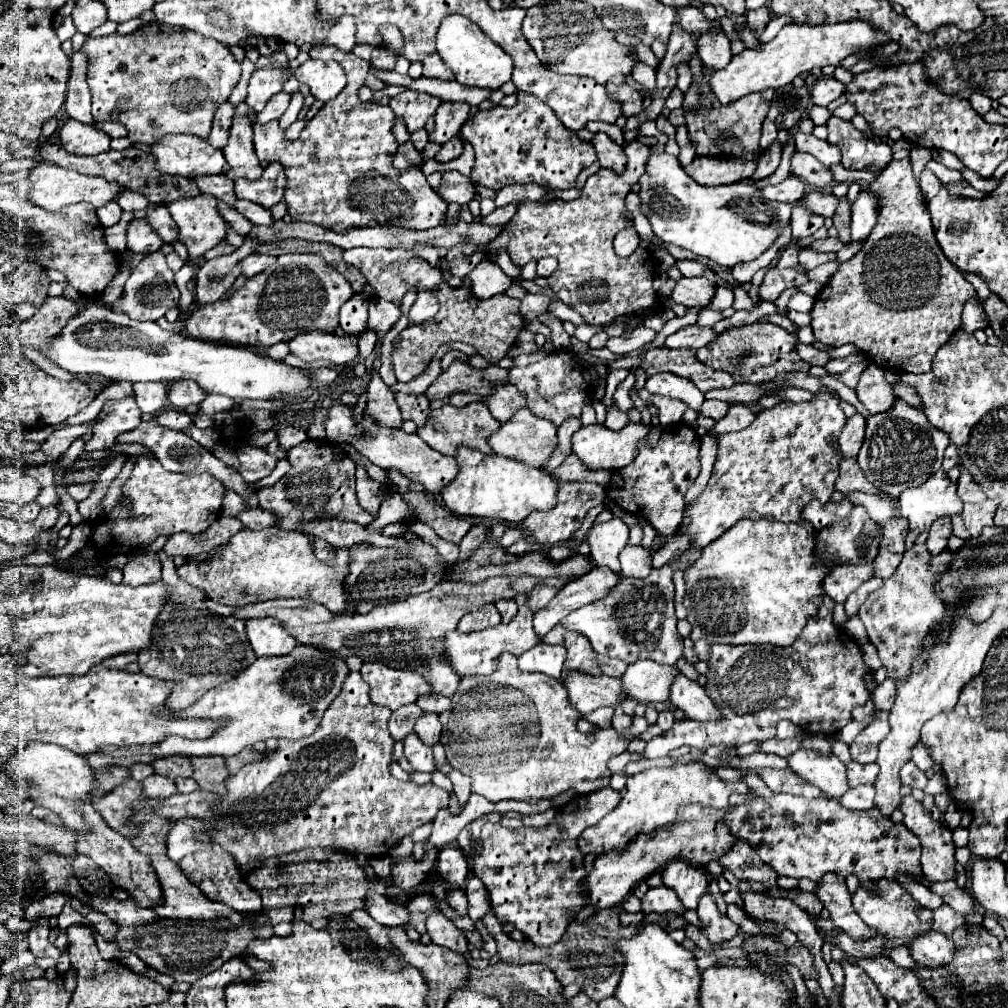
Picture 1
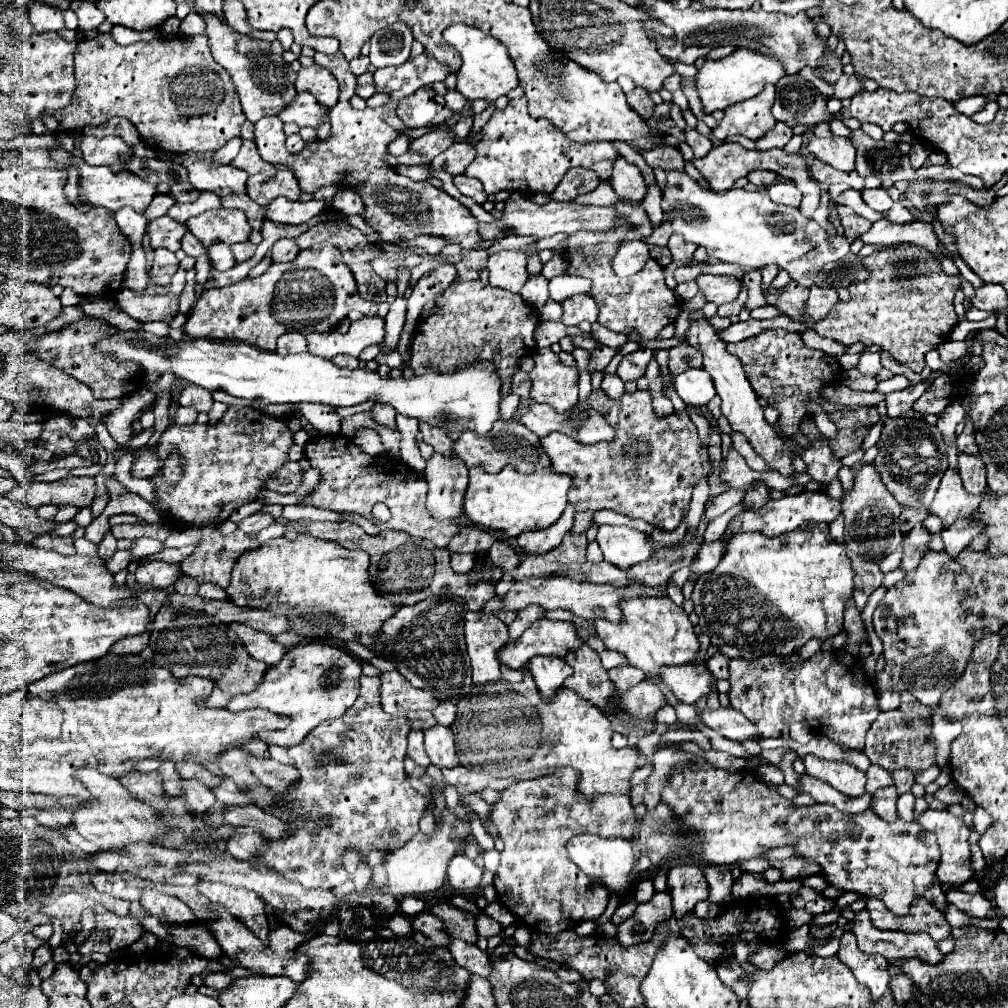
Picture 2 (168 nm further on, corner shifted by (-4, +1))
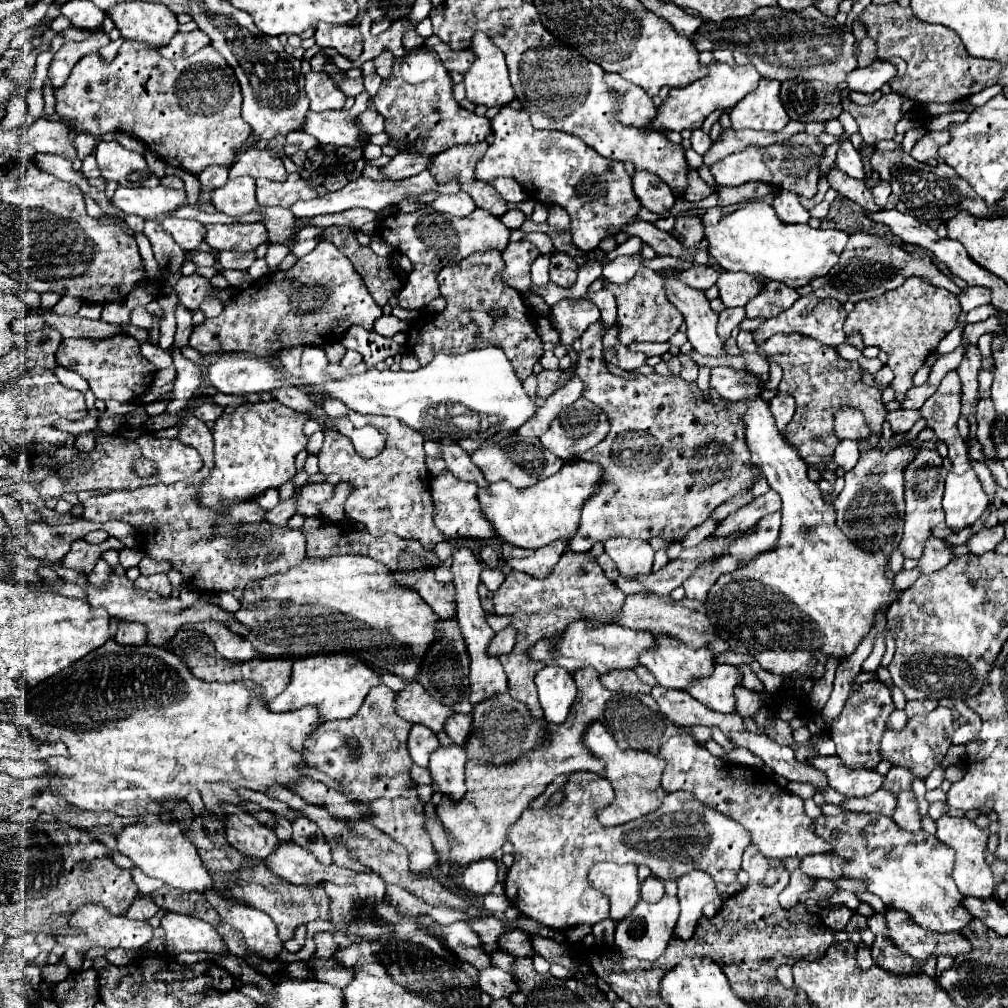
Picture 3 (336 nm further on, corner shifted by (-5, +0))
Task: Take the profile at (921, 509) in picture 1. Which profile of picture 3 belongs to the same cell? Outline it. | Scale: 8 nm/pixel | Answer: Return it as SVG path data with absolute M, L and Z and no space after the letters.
M954 471L948 473L942 507L946 513L946 525L954 533L980 519L988 503L990 499L986 497L974 471L966 471L962 475L956 475Z

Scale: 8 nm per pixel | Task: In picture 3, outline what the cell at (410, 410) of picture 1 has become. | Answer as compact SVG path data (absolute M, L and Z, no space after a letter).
M460 445L440 447L440 451L450 473L454 473L462 481L474 481L480 487L488 487L488 481L482 477L482 471L472 463L470 455Z

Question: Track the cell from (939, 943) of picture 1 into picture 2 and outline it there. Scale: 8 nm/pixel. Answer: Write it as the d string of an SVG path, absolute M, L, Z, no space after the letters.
M867 910L855 914L853 934L857 936L859 950L865 954L881 954L887 960L919 958L928 964L937 964L943 960L943 954L937 944L933 945L931 936L877 930Z

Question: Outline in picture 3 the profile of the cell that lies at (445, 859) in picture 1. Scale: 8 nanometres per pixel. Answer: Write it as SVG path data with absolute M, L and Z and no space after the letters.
M486 857L482 861L474 861L474 865L468 865L462 869L462 885L476 895L486 895L498 881L498 867L494 859Z

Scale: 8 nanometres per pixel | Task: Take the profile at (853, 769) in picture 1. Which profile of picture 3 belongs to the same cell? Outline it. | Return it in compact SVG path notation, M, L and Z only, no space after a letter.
M892 767L882 783L882 789L890 791L890 793L898 793L898 791L908 791L910 783L912 783L914 775L906 769L906 767Z

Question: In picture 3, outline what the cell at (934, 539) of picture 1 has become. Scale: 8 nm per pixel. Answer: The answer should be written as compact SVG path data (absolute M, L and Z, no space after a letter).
M998 523L996 527L984 527L984 529L980 529L978 533L974 533L970 539L968 539L968 543L966 543L966 547L968 547L968 551L972 553L972 555L982 555L982 553L986 553L986 551L994 551L994 547L1000 543L1004 539L1004 527Z

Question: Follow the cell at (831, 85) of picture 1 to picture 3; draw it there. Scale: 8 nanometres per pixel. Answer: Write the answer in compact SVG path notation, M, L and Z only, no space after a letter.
M874 61L872 65L864 69L854 69L846 75L846 83L850 91L860 91L860 93L874 93L878 91L884 83L888 83L896 73L896 67L888 61Z

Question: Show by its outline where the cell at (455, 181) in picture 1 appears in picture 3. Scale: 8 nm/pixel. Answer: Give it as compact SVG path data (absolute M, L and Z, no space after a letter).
M484 181L464 183L462 191L468 193L476 201L476 207L486 209L494 217L500 217L500 215L504 215L508 211L506 209L506 201L498 195L498 191L490 183L484 183Z

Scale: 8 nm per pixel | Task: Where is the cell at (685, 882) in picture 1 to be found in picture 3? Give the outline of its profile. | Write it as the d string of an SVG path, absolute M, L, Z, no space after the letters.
M690 871L676 879L678 883L678 899L680 899L680 917L674 933L680 939L690 939L694 925L702 917L702 909L706 903L714 903L720 907L724 895L716 889L716 883L706 871Z

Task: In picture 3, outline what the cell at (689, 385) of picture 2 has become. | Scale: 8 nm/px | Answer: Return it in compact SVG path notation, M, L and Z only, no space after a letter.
M714 367L710 371L710 389L714 389L720 397L728 399L728 401L740 401L744 397L756 397L762 391L762 383L756 377L750 377L746 371L742 371L742 377L748 381L746 387L738 385L740 373L736 373L734 369L726 369L726 367Z

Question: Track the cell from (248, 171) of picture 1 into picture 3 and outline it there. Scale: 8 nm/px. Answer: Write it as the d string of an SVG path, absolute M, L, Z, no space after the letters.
M248 147L244 153L240 153L234 161L234 165L230 167L230 179L240 177L240 175L248 175L248 177L266 177L272 181L286 181L288 173L284 169L284 163L280 157L270 155L266 149L254 149Z

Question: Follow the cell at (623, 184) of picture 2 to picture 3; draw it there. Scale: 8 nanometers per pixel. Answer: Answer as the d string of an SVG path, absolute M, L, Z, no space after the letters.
M634 171L632 187L634 187L634 195L646 209L658 213L660 217L670 217L668 209L674 205L674 193L664 181L658 181L654 173Z

